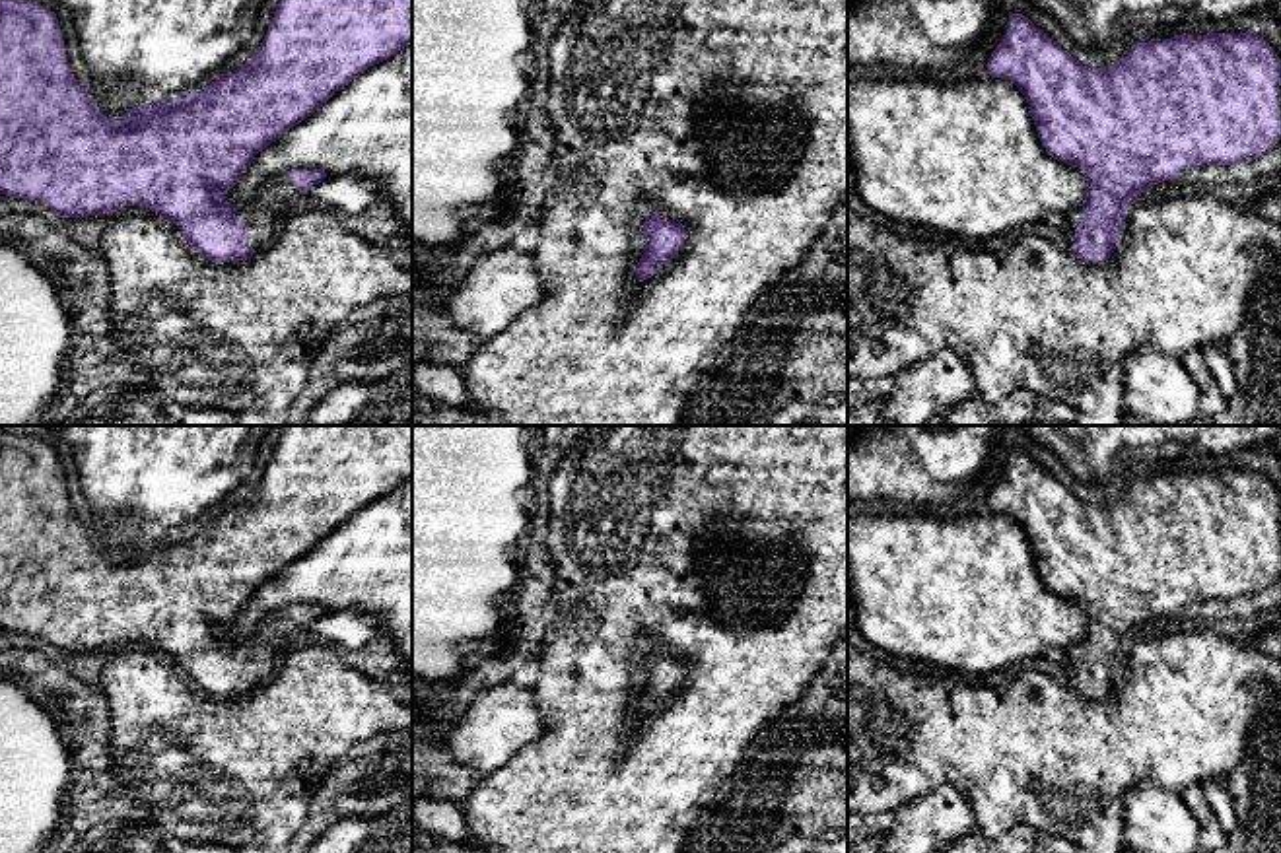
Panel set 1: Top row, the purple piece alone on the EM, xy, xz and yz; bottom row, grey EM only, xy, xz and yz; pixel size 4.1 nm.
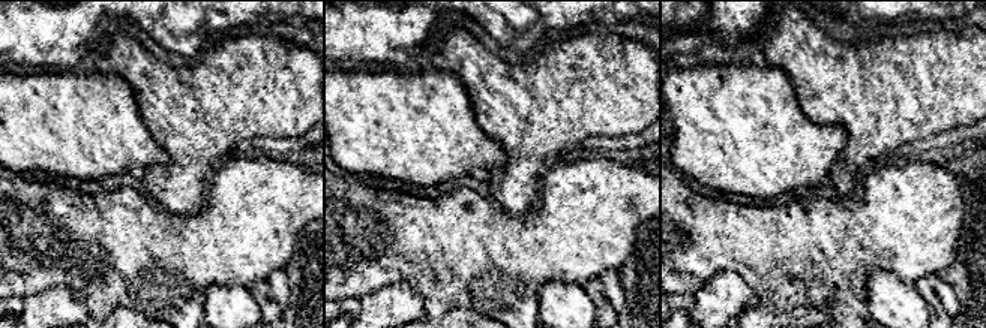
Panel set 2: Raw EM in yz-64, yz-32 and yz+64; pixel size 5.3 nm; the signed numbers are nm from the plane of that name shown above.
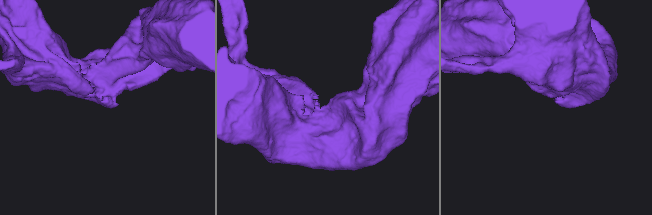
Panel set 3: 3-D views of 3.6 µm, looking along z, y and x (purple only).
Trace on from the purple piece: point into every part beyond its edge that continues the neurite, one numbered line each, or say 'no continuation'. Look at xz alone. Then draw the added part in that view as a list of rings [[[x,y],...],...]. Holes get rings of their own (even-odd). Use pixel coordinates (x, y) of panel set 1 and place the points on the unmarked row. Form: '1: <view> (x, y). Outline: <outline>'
no continuation

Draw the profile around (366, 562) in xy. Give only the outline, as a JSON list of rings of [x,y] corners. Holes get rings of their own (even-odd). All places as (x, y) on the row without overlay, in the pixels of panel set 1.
[[[412,480],[367,503],[319,546],[259,587],[224,631],[231,639],[251,639],[276,612],[288,612],[292,604],[323,604],[327,612],[360,608],[379,616],[381,633],[412,663]]]

